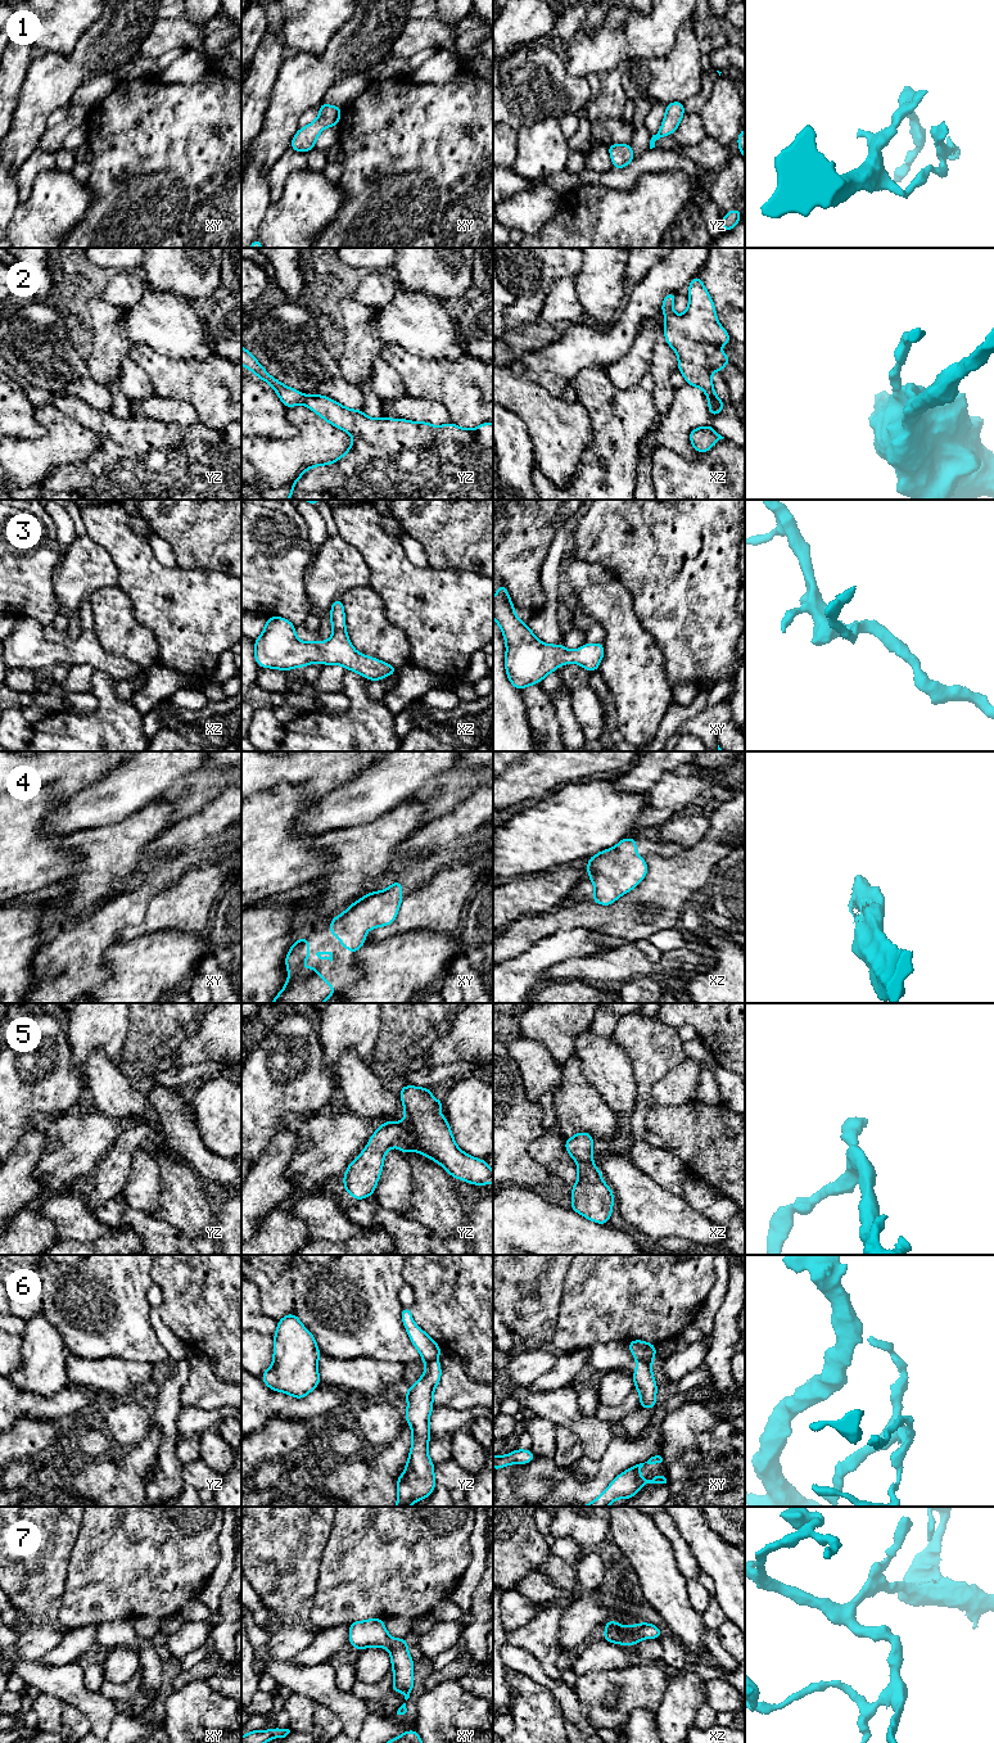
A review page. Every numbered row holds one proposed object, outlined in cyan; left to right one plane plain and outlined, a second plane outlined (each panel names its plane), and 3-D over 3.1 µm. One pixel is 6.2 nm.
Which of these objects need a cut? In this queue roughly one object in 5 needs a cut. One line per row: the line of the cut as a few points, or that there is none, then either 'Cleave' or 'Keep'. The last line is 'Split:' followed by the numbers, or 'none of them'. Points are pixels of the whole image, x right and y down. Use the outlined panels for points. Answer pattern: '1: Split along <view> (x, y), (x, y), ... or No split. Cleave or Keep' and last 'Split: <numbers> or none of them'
1: No split. Keep
2: No split. Keep
3: No split. Keep
4: No split. Keep
5: No split. Keep
6: Split along xy (637, 1359), (650, 1362). Cleave
7: No split. Keep
Split: 6

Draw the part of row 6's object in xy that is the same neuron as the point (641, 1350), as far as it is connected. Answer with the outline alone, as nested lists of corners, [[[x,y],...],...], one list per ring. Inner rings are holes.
[[[633,1340],[628,1342],[631,1354],[637,1360],[652,1362],[656,1355],[656,1346],[646,1341]]]

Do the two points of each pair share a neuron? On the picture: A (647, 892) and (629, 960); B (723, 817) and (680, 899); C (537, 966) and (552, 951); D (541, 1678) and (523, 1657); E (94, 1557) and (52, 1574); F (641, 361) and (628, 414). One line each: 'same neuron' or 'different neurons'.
A: different neurons
B: same neuron
C: same neuron
D: same neuron
E: different neurons
F: different neurons

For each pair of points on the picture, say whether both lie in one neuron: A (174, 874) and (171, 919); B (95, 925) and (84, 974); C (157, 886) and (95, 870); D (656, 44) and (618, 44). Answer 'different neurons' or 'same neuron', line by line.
A: different neurons
B: same neuron
C: different neurons
D: same neuron

